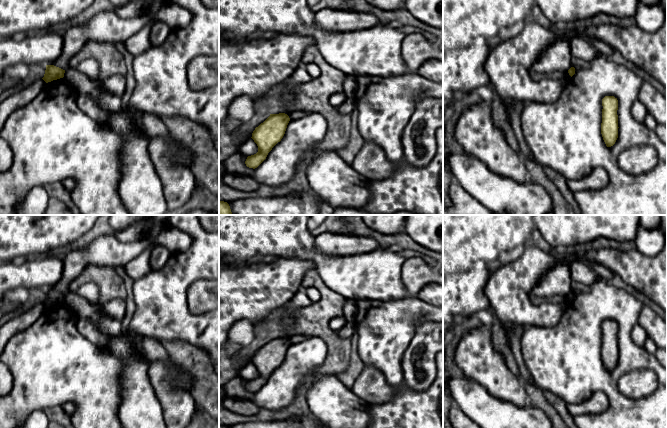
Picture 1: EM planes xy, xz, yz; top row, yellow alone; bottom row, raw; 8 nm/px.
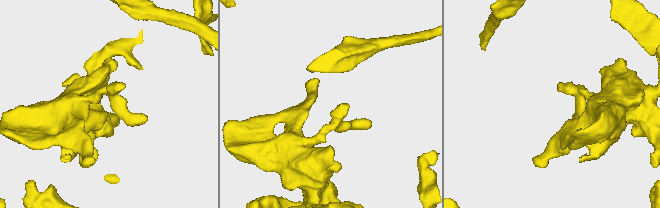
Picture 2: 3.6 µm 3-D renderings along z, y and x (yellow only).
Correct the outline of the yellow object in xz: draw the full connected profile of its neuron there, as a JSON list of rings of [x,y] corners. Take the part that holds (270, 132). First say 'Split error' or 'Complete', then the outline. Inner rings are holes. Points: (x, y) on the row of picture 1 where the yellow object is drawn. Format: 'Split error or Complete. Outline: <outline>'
Complete. Outline: [[[285,113],[270,114],[252,133],[252,139],[258,146],[258,152],[248,156],[245,164],[257,168],[267,157],[272,148],[283,138],[290,118]]]

